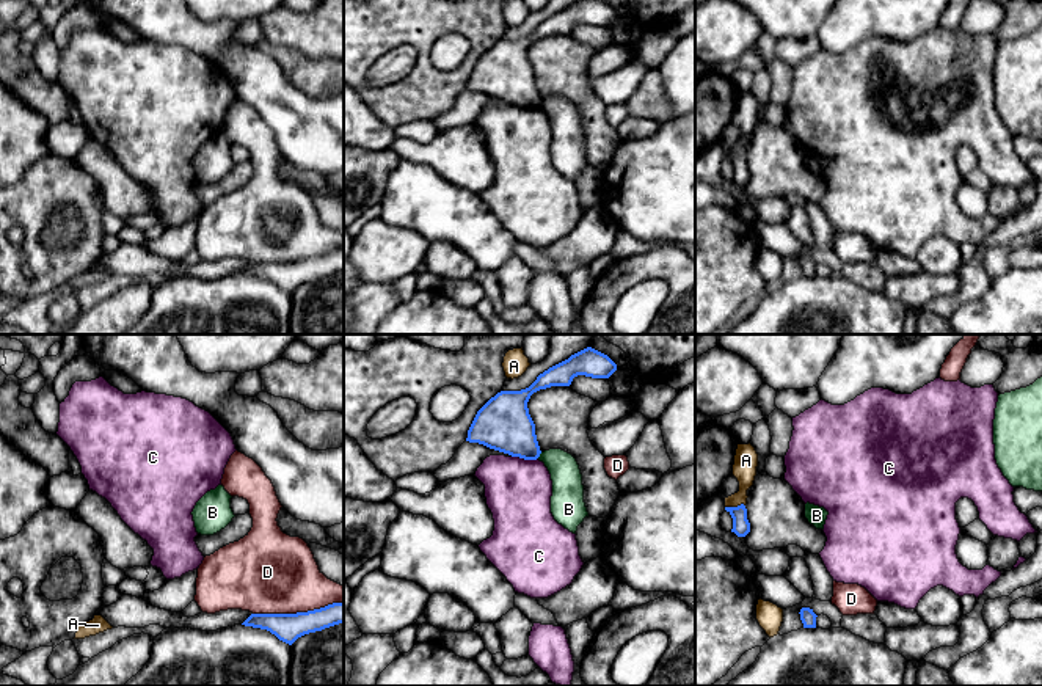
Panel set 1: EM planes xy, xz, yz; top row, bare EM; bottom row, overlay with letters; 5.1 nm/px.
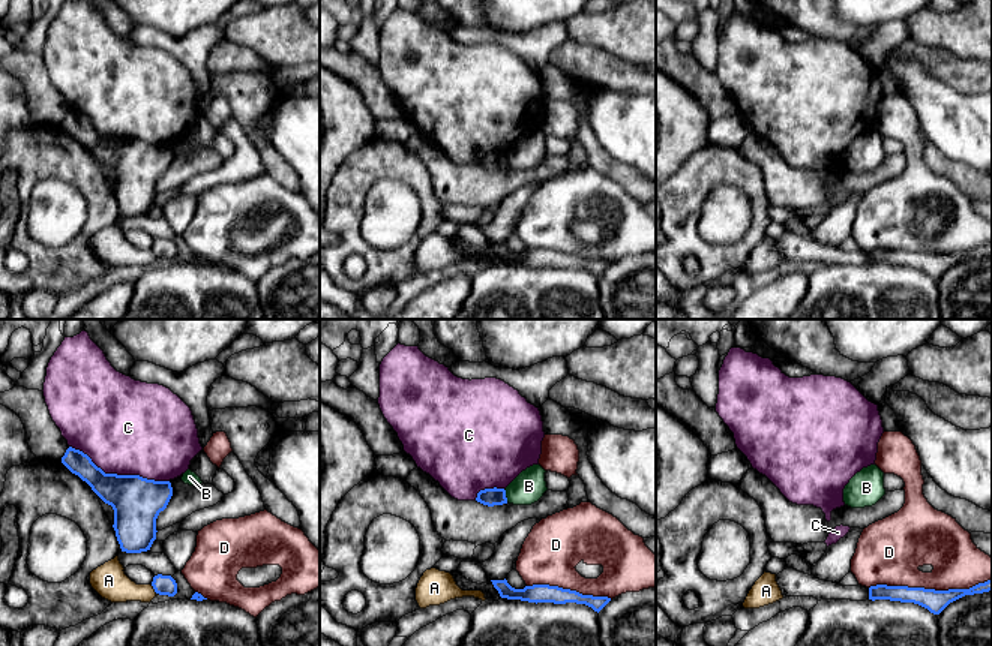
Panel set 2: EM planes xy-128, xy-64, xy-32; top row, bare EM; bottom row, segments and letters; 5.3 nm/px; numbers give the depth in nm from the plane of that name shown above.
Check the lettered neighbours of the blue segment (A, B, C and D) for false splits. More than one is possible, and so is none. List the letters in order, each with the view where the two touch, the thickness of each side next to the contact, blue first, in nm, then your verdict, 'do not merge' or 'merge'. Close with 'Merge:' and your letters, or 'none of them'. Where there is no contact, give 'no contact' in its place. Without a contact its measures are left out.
A: yz | 90/130 nm | do not merge
B: xz | 280/160 nm | do not merge
C: xz | 280/340 nm | do not merge
D: xy | 140/420 nm | do not merge
Merge: none of them

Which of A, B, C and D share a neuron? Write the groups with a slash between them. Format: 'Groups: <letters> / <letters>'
Groups: A / B / C / D

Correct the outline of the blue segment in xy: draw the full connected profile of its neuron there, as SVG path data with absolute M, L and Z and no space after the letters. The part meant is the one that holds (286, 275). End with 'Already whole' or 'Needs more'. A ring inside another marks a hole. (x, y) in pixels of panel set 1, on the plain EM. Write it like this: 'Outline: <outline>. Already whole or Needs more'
Outline: M344 251L297 262L251 262L242 273L267 278L292 294L298 286L344 272Z. Already whole

